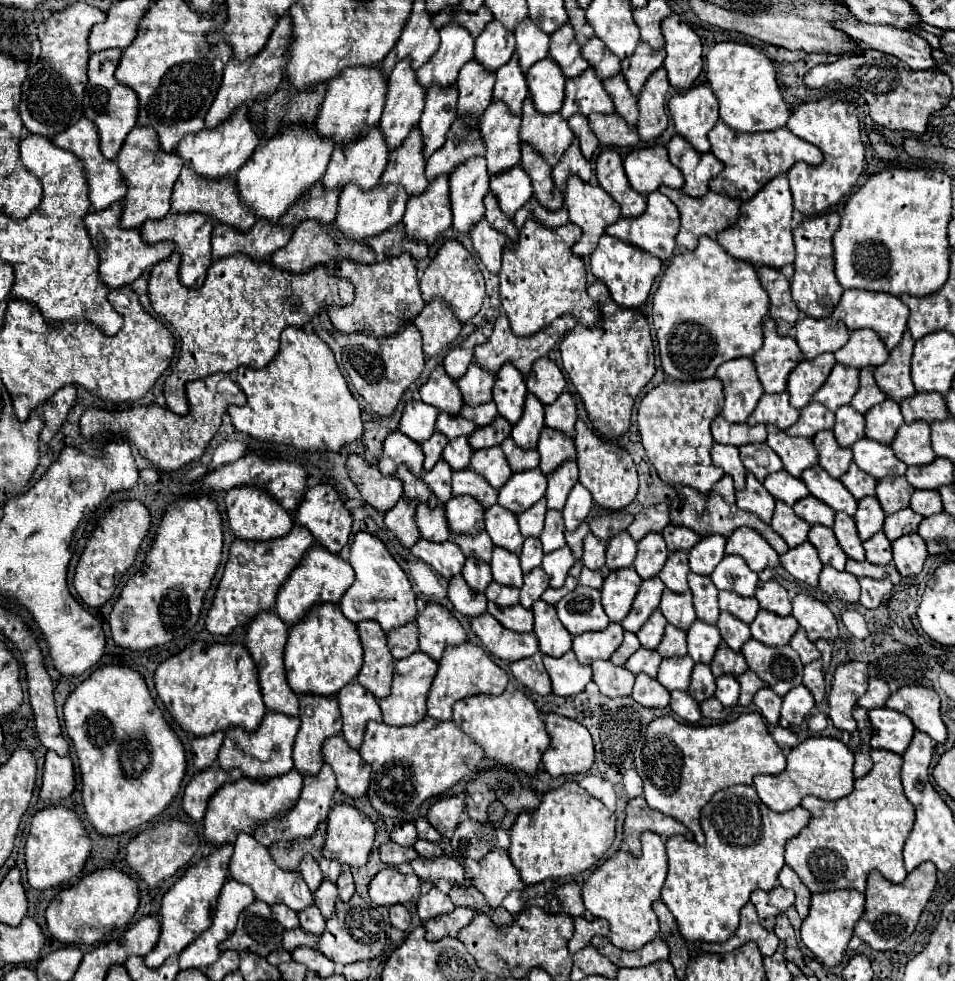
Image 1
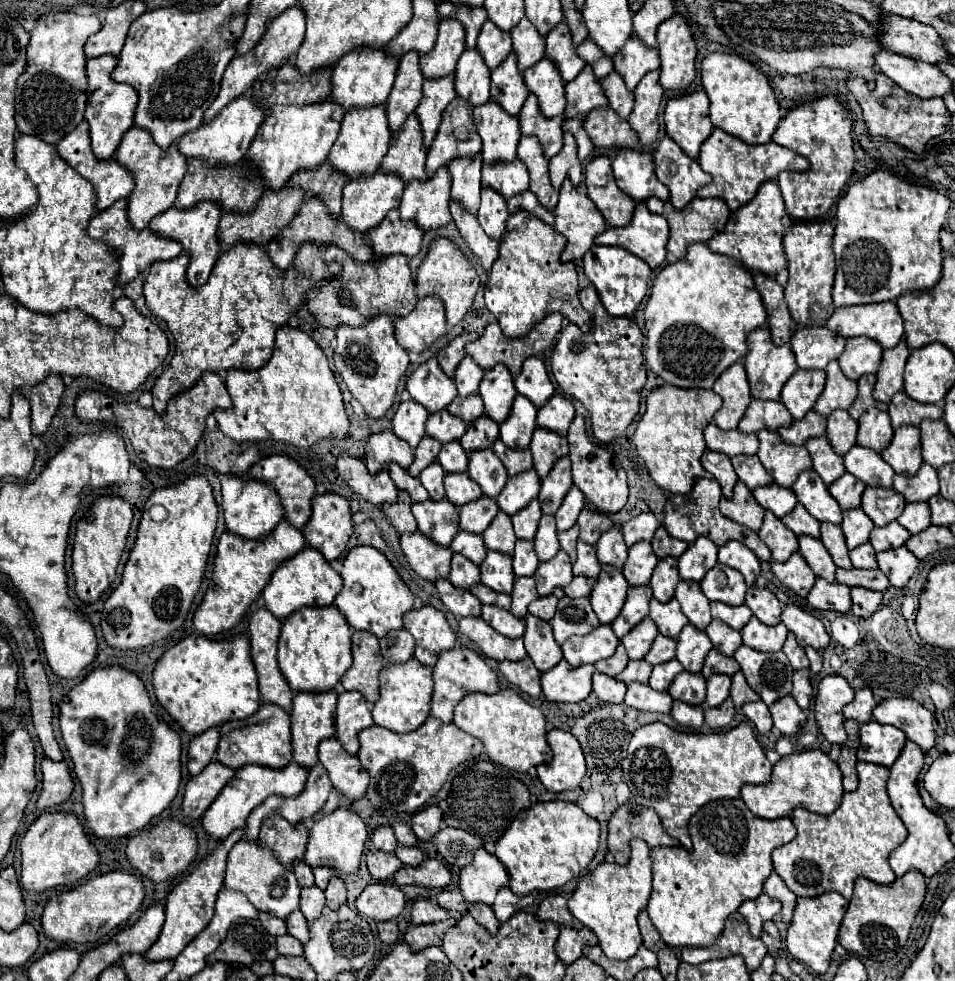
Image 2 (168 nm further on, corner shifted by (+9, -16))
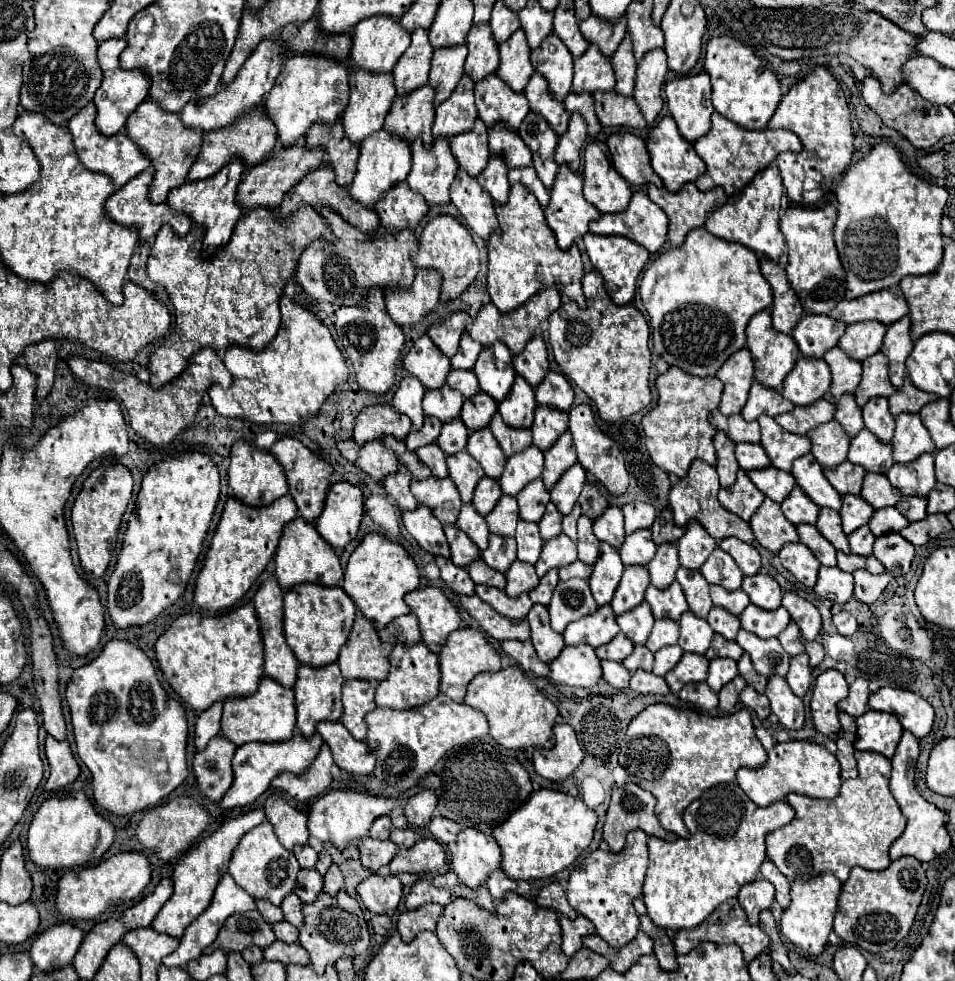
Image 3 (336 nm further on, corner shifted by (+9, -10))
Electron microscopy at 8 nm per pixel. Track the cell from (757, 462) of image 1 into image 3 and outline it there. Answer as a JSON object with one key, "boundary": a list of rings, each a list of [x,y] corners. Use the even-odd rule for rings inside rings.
{"boundary":[[[737,444],[735,458],[745,472],[769,468],[769,458],[767,458],[765,450],[761,448],[761,444]]]}

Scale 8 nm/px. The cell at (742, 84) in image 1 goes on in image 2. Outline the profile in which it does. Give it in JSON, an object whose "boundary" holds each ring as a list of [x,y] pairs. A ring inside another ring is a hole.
{"boundary":[[[713,52],[701,62],[701,80],[711,100],[711,122],[715,128],[731,132],[731,136],[747,144],[767,144],[771,140],[781,114],[775,92],[761,70],[737,54]]]}

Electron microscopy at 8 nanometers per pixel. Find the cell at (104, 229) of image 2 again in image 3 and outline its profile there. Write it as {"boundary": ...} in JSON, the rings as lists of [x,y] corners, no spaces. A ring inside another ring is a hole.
{"boundary":[[[147,168],[143,170],[137,178],[129,180],[129,184],[121,186],[115,194],[109,196],[109,200],[105,202],[105,214],[121,224],[121,226],[133,226],[137,228],[137,234],[139,234],[139,244],[145,244],[149,240],[149,236],[157,236],[157,232],[161,230],[163,224],[169,224],[173,228],[173,232],[177,236],[185,236],[189,230],[191,230],[191,220],[185,216],[185,214],[175,214],[173,210],[167,208],[167,204],[151,204],[149,198],[147,198],[147,186],[151,182],[151,176],[153,176],[153,168]]]}

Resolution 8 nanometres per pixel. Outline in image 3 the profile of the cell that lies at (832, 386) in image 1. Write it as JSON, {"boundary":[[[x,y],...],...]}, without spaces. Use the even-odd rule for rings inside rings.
{"boundary":[[[839,346],[825,352],[823,360],[829,364],[831,376],[833,376],[831,388],[825,392],[823,398],[835,404],[843,394],[857,390],[857,386],[861,382],[861,364],[851,360]]]}

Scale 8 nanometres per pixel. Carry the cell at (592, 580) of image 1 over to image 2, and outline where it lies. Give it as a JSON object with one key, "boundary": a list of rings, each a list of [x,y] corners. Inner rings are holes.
{"boundary":[[[575,576],[567,586],[563,586],[565,594],[569,598],[581,598],[581,596],[589,596],[591,594],[591,580],[585,576]]]}

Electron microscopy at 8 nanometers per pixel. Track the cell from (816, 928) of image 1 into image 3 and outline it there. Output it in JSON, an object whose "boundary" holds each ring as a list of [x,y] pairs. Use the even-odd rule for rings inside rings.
{"boundary":[[[829,872],[811,880],[795,880],[791,884],[791,906],[783,912],[781,932],[801,954],[819,956],[825,950],[829,932],[833,930],[833,918],[837,912],[839,894],[841,894],[841,882]]]}

